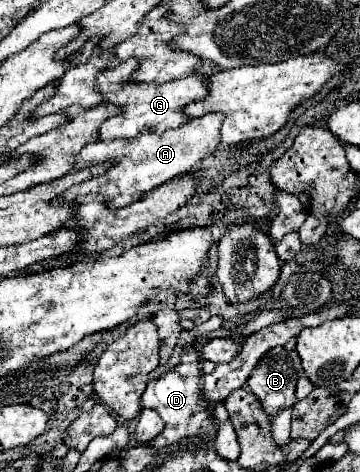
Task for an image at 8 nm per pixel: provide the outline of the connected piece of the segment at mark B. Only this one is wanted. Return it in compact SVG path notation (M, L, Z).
M284 348L270 350L254 368L248 386L260 398L266 414L276 416L296 404L296 382L304 374L300 356Z

